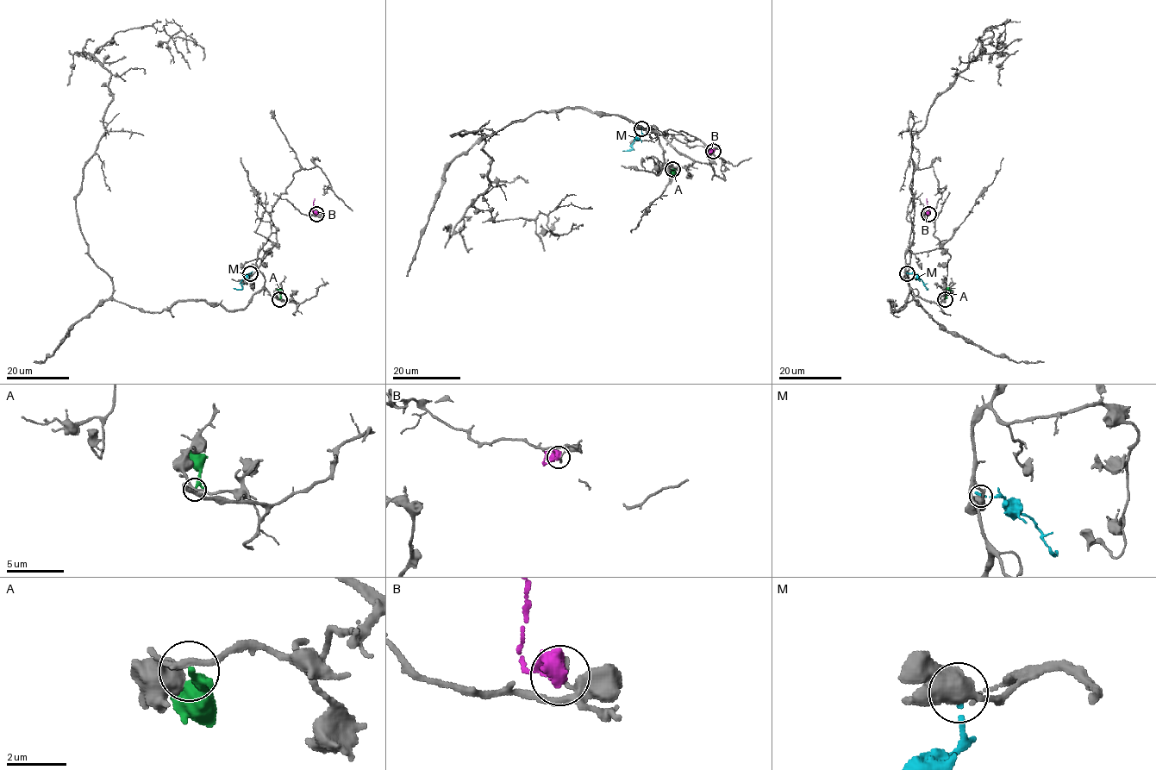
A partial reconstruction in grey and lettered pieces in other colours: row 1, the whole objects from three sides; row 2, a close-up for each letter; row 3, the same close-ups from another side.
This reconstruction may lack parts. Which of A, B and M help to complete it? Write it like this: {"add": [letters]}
{"add": []}

